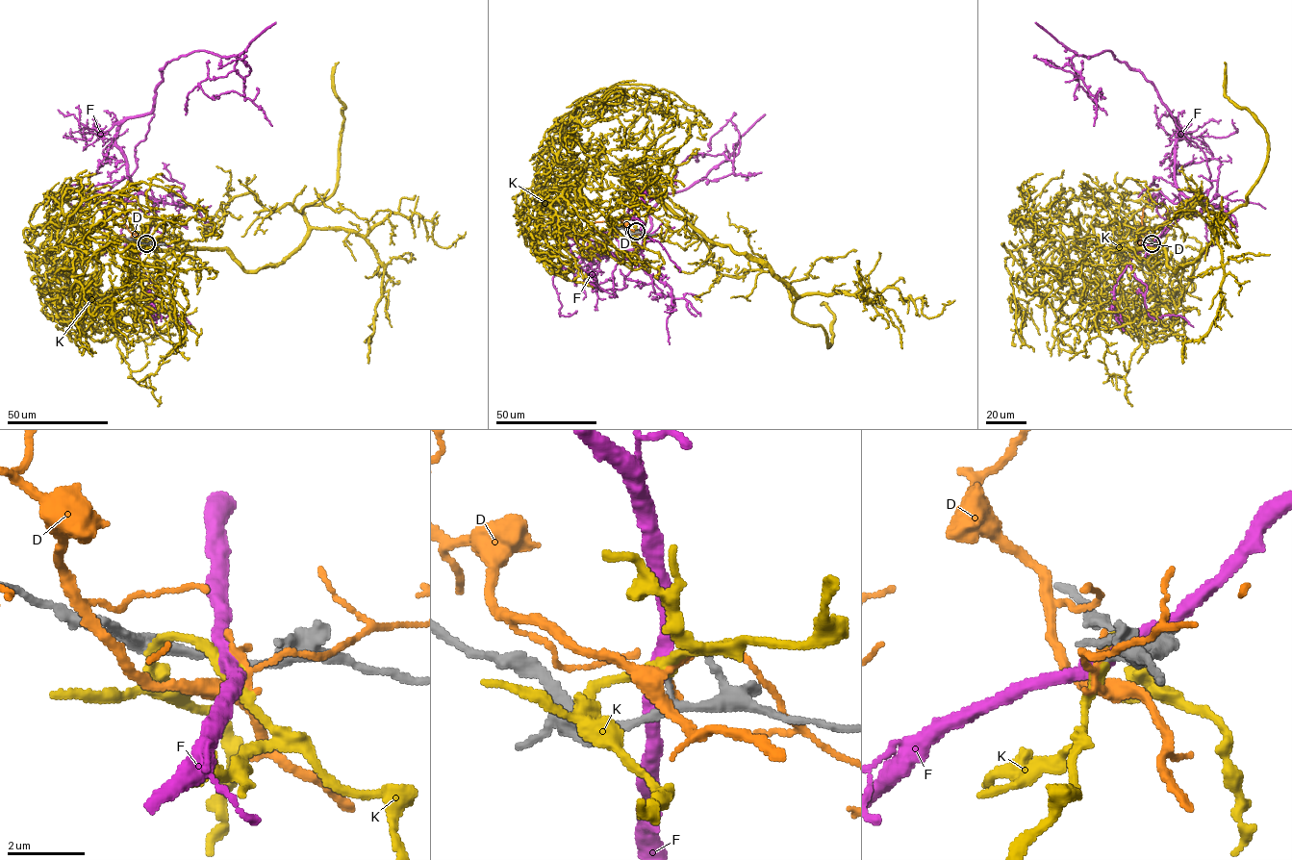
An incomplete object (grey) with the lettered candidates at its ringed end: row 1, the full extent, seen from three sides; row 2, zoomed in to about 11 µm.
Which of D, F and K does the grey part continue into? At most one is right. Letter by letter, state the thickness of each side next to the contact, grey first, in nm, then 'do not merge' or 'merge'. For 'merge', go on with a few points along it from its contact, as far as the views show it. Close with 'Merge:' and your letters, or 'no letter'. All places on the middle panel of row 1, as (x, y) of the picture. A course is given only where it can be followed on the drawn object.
D: 140/150 nm | do not merge
F: 170/380 nm | do not merge
K: 140/280 nm | merge | via (635, 231), (647, 210), (633, 202), (643, 200), (628, 176), (714, 242), (762, 261), (828, 347), (827, 303)
Merge: K

